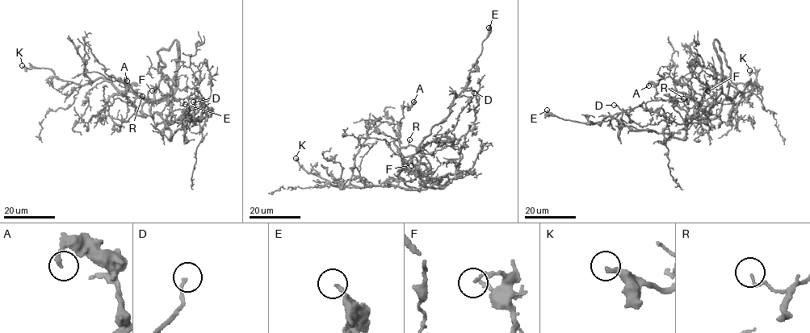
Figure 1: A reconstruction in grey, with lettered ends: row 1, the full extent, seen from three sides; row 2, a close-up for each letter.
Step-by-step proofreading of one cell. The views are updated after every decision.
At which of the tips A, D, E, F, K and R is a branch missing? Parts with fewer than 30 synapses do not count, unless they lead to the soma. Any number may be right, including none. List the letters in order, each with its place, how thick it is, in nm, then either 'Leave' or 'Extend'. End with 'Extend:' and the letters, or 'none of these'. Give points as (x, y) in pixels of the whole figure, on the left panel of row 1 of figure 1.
A: Place: (127, 81). Thickness 190 nm. Leave
D: Place: (193, 101). Thickness 130 nm. Leave
E: Place: (185, 104). Thickness 240 nm. Leave
F: Place: (152, 90). Thickness 120 nm. Leave
K: Place: (22, 65). Thickness 240 nm. Extend
R: Place: (142, 96). Thickness 100 nm. Leave
Extend: K

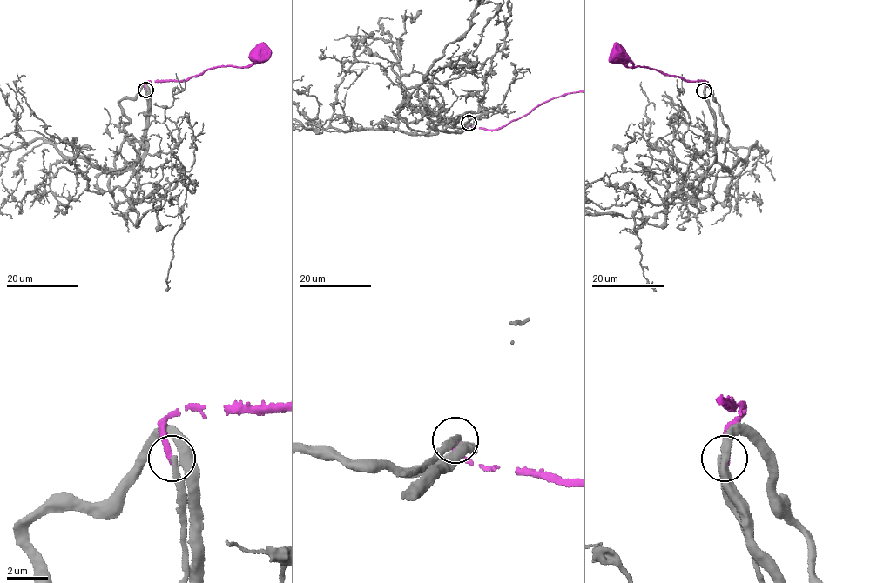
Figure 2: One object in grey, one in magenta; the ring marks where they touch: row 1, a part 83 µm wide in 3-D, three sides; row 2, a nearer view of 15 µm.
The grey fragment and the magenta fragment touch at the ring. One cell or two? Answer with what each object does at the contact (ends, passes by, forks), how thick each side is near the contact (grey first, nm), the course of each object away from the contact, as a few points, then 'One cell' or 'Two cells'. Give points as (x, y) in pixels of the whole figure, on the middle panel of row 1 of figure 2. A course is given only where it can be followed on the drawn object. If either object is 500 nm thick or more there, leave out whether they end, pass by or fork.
At the ring grey passes by. At the ring magenta ends. Thickness 320 nm (grey) against 320 nm. Course of grey: (468, 123), (453, 131), (435, 128), (424, 108), (427, 70), (470, 27), (475, 7). Two cells

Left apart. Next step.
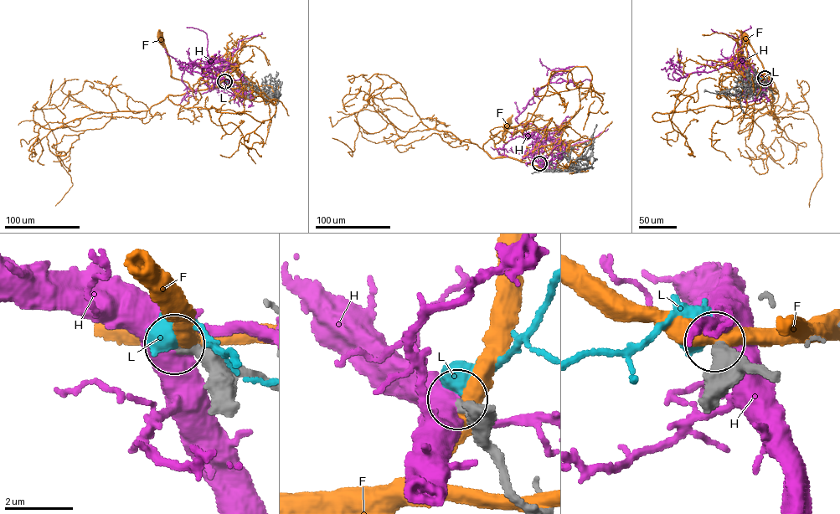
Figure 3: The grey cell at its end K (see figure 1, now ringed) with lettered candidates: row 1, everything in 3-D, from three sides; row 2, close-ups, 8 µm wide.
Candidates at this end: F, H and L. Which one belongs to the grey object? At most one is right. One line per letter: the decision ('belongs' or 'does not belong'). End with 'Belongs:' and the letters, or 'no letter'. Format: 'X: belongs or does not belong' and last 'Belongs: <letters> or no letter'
F: does not belong
H: does not belong
L: does not belong
Belongs: no letter

